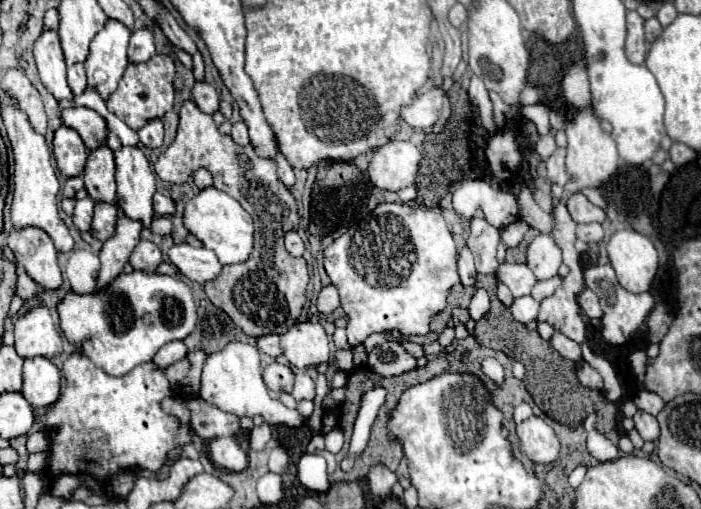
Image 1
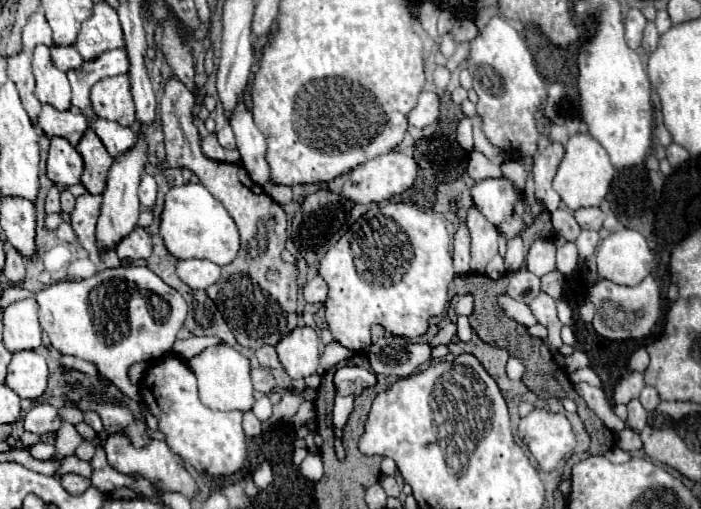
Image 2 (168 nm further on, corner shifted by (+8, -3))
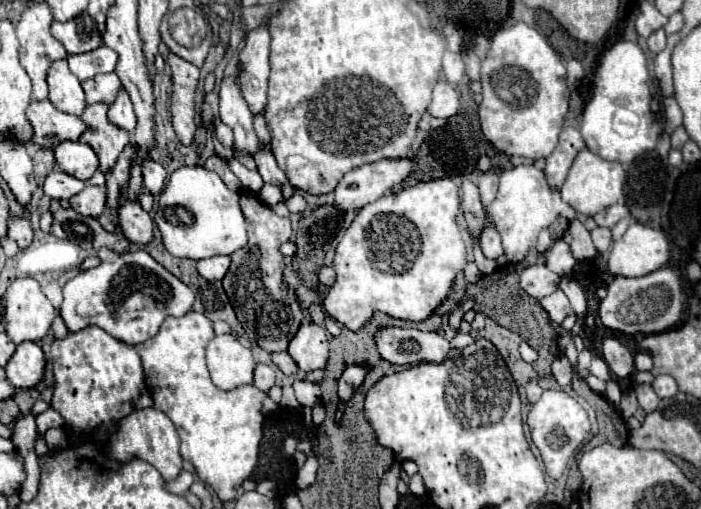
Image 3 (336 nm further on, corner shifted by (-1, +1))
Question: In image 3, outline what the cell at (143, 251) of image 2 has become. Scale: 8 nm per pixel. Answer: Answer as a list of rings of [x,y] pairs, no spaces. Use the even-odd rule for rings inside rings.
[[[126,201],[126,205],[122,207],[122,211],[118,213],[118,223],[122,233],[136,245],[144,245],[152,239],[152,229],[154,223],[150,219],[150,215],[142,209],[140,201]]]

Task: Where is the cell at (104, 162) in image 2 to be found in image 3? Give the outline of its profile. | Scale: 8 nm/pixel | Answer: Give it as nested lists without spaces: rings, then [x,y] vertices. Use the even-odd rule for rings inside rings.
[[[92,103],[80,115],[80,119],[86,123],[86,131],[80,135],[80,143],[88,143],[96,151],[102,171],[108,171],[114,165],[114,159],[118,159],[122,147],[130,143],[130,133],[110,123],[106,111],[106,103]]]

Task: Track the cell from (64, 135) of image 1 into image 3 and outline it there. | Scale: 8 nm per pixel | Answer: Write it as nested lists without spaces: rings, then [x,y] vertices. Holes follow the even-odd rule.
[[[66,141],[54,149],[58,167],[82,181],[88,181],[98,169],[98,157],[90,145],[80,141]]]

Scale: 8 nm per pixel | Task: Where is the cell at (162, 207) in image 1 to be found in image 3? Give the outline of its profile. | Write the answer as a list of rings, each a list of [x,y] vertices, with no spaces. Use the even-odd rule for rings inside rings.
[[[142,159],[140,161],[142,165],[142,177],[144,177],[144,185],[146,189],[152,193],[152,195],[158,195],[164,187],[164,179],[166,179],[166,169],[152,161],[152,159]]]

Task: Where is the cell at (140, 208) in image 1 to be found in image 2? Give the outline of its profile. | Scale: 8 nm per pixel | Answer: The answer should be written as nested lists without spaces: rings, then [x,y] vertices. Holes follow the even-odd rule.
[[[97,119],[97,123],[91,123],[91,127],[97,133],[97,137],[103,141],[105,149],[109,151],[109,155],[113,159],[117,159],[125,151],[133,149],[137,143],[131,127],[121,127],[119,123],[113,123],[107,119]]]

